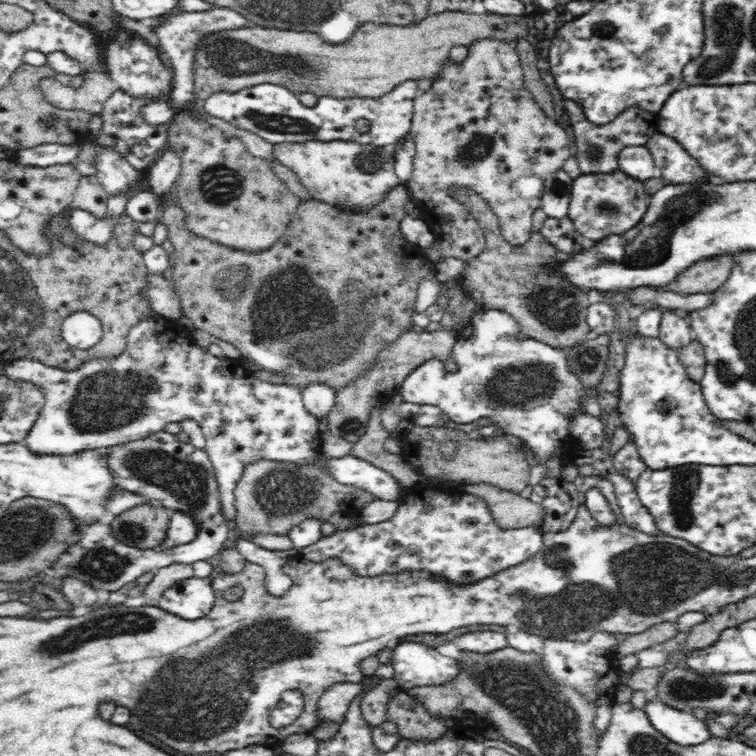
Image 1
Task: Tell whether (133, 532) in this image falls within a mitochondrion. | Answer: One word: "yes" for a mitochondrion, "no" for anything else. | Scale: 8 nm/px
yes

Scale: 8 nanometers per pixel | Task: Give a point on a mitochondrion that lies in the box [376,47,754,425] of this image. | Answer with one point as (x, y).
(653, 246)

